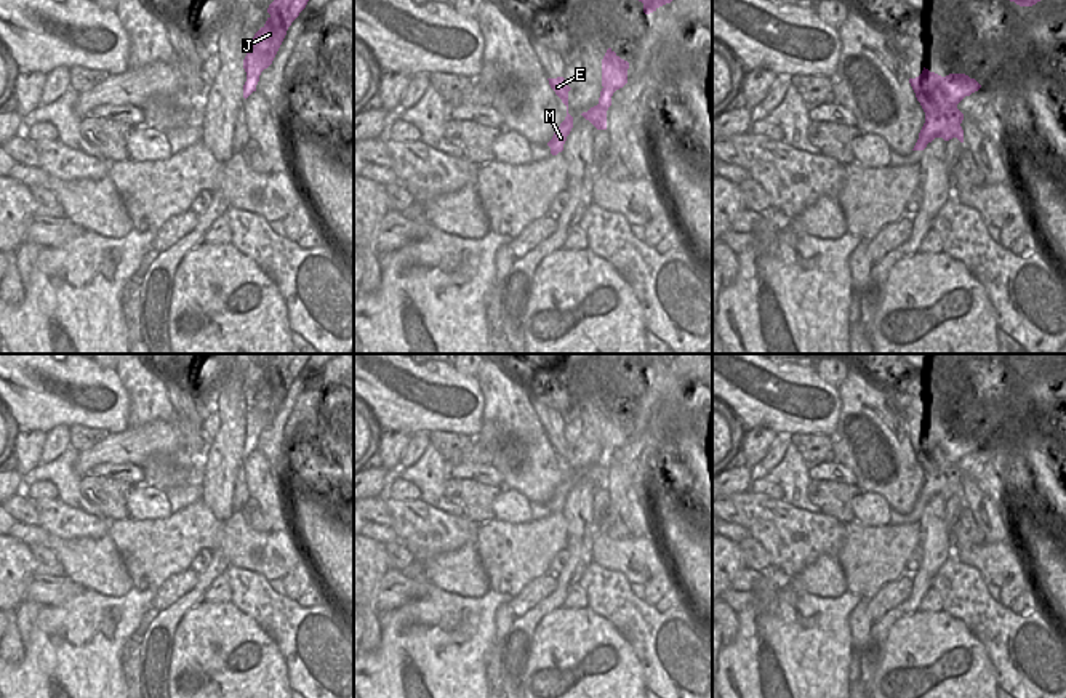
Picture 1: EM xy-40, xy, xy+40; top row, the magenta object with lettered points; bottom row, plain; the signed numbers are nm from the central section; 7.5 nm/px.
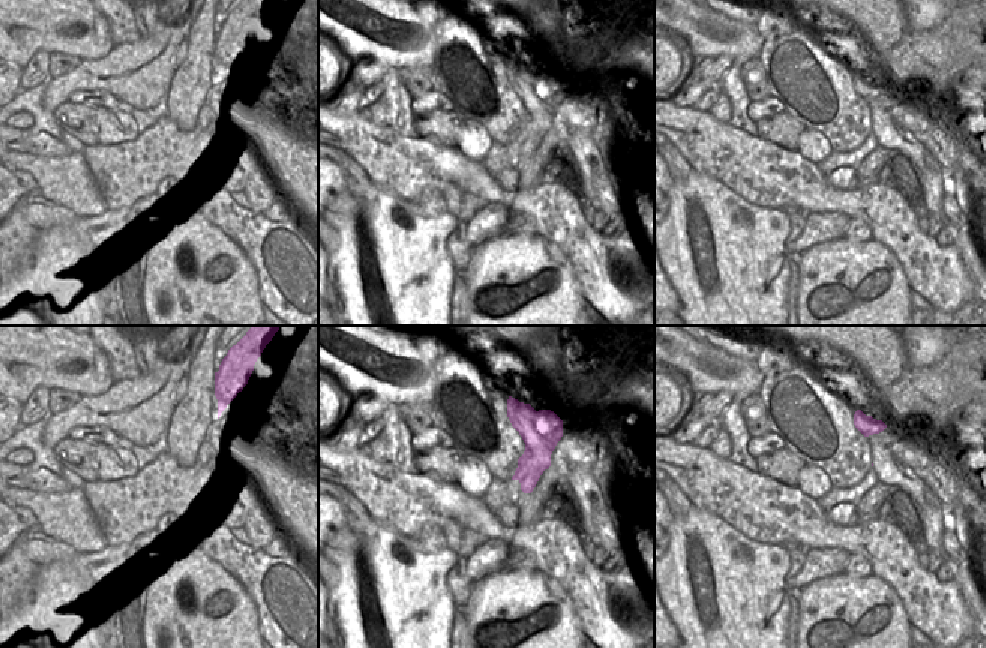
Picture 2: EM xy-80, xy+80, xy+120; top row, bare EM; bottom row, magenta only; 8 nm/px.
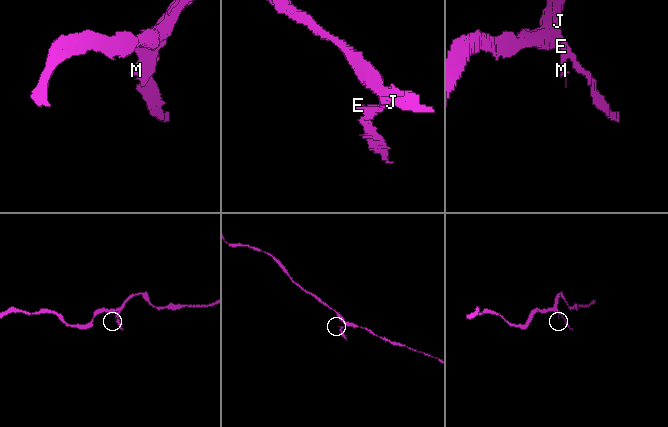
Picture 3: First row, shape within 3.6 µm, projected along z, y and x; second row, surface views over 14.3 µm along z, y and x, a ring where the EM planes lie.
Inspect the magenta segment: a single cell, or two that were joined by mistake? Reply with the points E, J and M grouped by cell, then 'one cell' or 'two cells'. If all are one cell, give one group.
E M / J | two cells

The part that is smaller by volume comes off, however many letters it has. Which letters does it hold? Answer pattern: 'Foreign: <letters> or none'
Foreign: E, M

